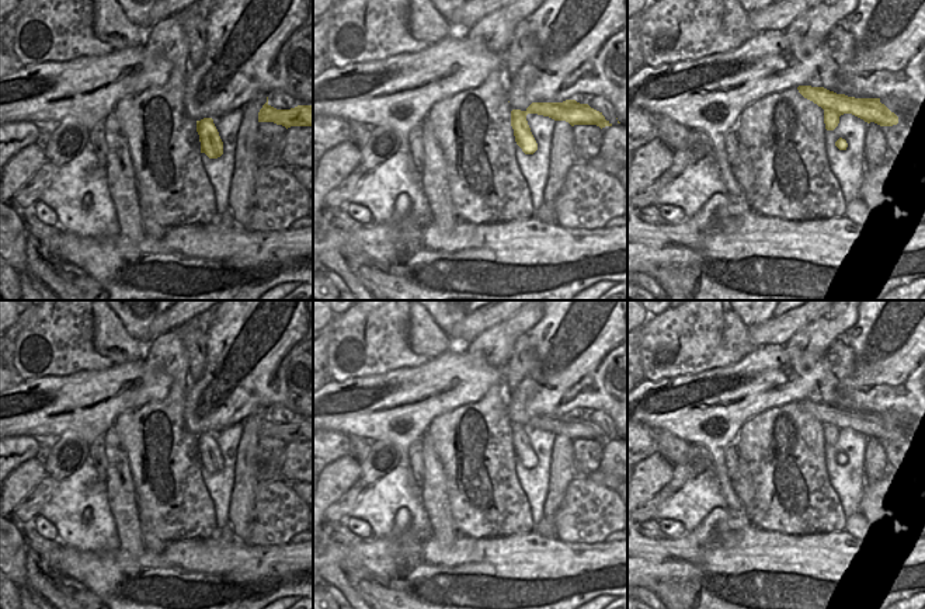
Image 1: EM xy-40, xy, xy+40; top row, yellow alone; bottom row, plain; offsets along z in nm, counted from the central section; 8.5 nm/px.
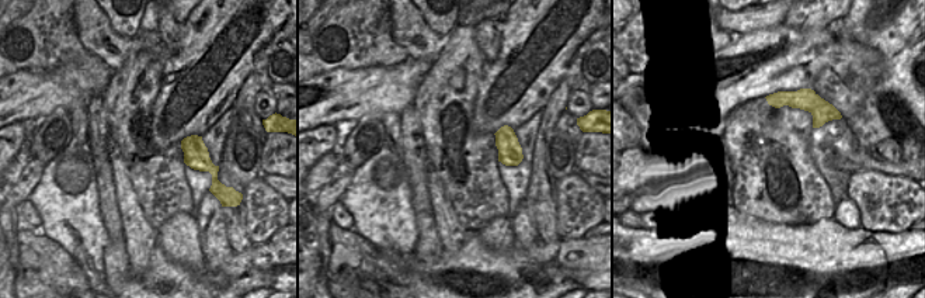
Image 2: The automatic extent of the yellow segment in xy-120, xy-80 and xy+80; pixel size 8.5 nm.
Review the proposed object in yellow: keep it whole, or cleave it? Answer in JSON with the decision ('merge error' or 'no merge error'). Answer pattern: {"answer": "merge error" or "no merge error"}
{"answer": "merge error"}

